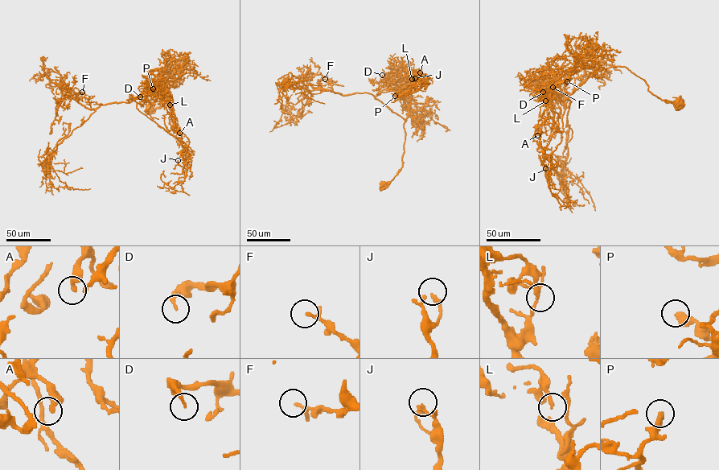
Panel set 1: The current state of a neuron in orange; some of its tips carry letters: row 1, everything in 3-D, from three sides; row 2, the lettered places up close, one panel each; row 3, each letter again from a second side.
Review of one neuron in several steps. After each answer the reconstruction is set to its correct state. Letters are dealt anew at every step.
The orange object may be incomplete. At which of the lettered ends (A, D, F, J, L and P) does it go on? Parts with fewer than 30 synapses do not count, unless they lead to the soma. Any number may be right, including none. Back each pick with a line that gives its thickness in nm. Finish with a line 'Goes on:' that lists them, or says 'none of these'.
Goes on: none of these

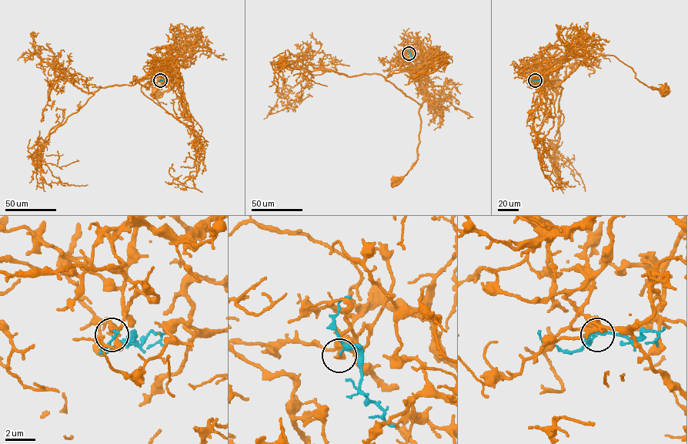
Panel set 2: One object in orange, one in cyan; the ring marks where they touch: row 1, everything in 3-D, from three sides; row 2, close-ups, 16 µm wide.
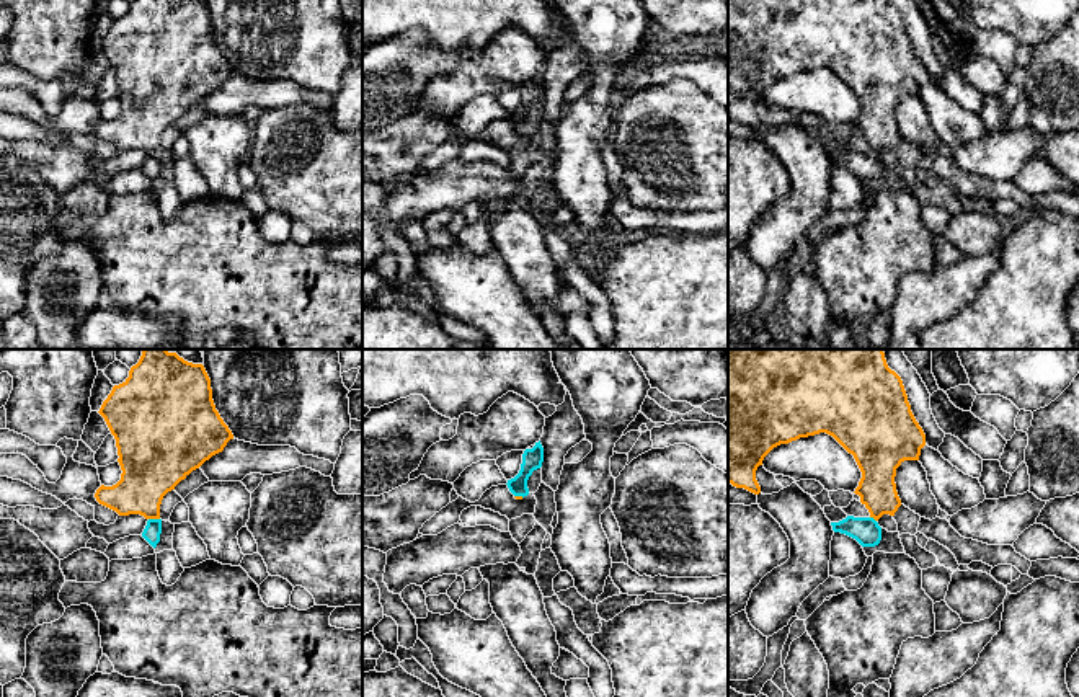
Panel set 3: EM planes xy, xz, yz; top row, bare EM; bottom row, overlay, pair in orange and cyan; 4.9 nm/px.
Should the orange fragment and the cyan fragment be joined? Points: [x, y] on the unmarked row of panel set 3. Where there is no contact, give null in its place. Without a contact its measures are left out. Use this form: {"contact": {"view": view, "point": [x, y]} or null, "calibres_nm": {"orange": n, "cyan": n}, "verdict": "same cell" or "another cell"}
{"contact": {"view": "xy", "point": [154, 152]}, "calibres_nm": {"orange": 280, "cyan": 90}, "verdict": "another cell"}

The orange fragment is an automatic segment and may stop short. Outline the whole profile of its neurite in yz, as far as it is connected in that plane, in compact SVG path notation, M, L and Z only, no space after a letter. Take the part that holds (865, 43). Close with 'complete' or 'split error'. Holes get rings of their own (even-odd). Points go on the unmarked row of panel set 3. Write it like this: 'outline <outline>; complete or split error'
outline M728 0L728 118L761 127L756 104L777 80L826 67L854 90L862 113L855 122L870 152L895 150L901 140L896 103L904 95L919 95L926 69L916 55L901 11L888 0Z; complete

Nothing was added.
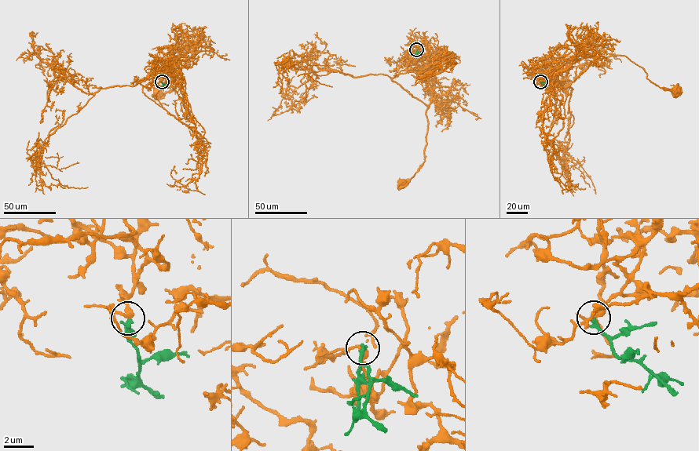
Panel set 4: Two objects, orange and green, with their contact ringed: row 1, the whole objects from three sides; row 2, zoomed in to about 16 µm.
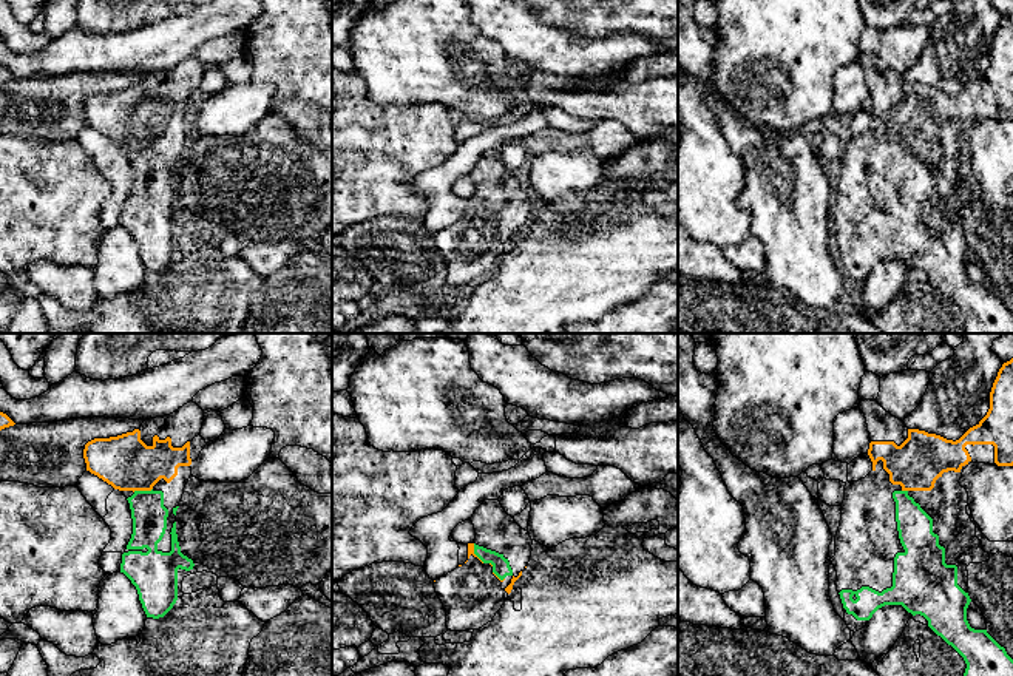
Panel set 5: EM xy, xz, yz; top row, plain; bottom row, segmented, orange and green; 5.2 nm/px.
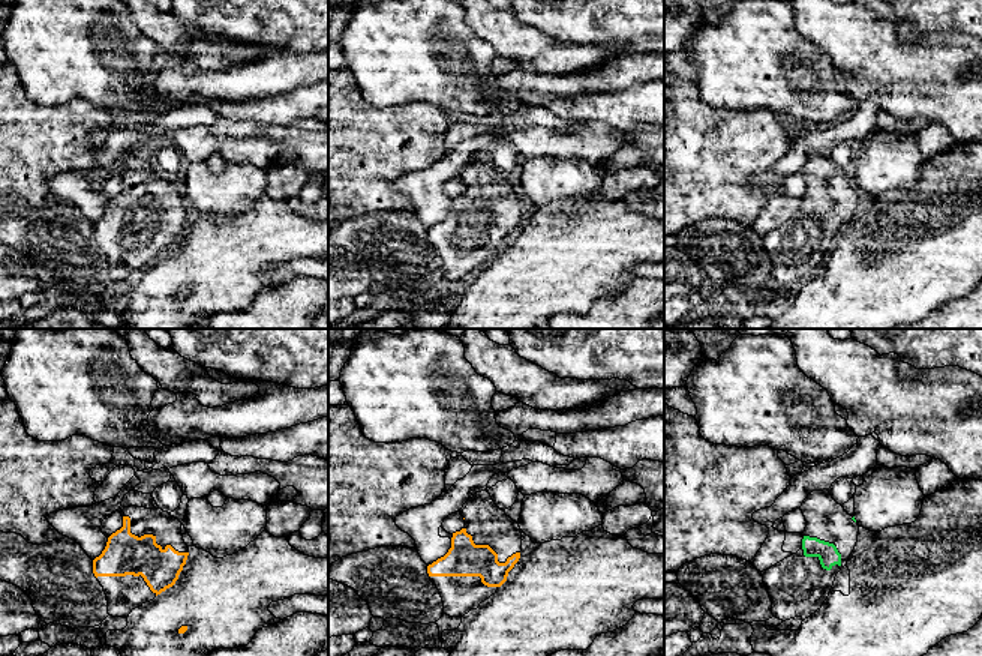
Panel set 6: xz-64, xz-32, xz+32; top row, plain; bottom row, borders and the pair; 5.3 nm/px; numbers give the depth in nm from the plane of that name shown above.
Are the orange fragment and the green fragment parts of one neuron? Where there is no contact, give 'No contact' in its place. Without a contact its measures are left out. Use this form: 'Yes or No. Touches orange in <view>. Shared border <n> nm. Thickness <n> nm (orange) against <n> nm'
Yes. Touches orange in xy. Shared border 110 nm. Thickness 280 nm (orange) against 180 nm

